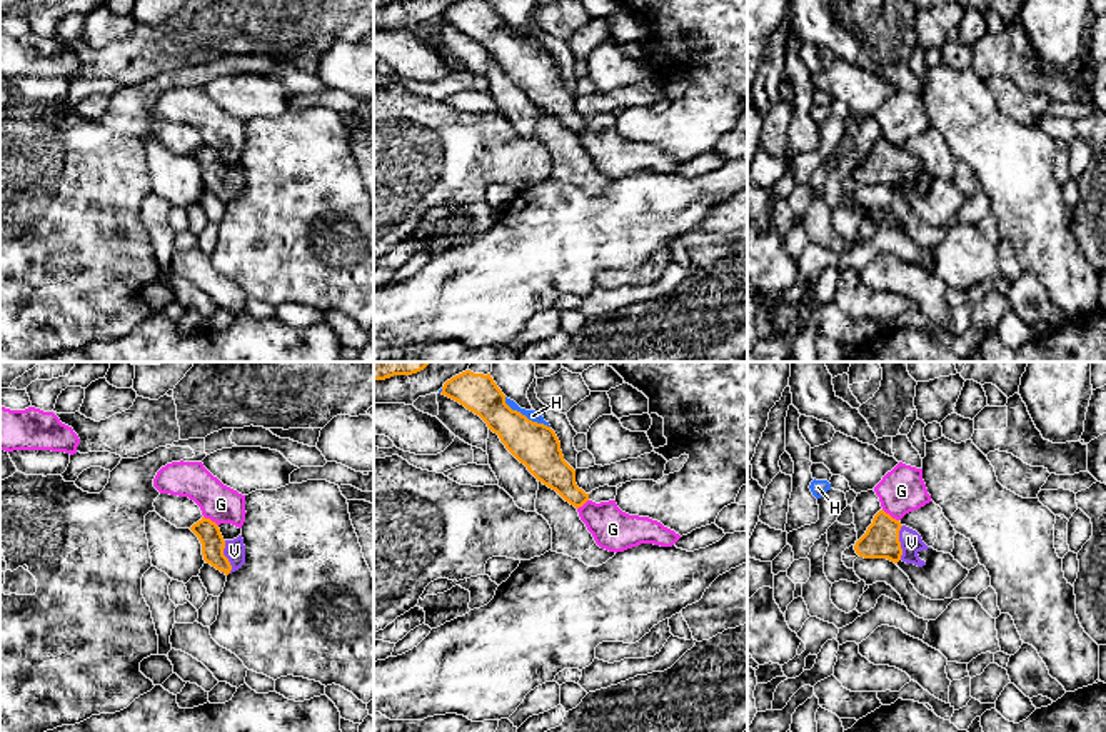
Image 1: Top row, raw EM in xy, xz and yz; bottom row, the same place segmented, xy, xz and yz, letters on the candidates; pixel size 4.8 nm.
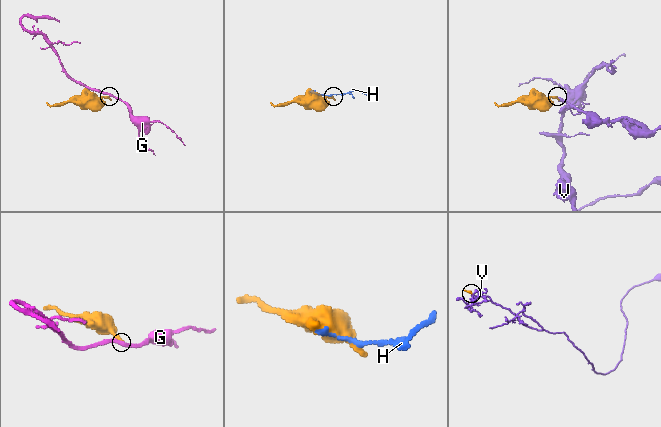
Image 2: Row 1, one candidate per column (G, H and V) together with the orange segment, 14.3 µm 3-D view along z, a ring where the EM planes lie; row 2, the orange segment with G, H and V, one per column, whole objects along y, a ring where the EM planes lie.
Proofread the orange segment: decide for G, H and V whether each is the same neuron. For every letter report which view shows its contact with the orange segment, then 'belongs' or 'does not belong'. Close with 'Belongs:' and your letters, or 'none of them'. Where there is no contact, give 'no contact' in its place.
G: meets orange in yz; does not belong
H: meets orange in xz; does not belong
V: meets orange in yz; belongs
Belongs: V

